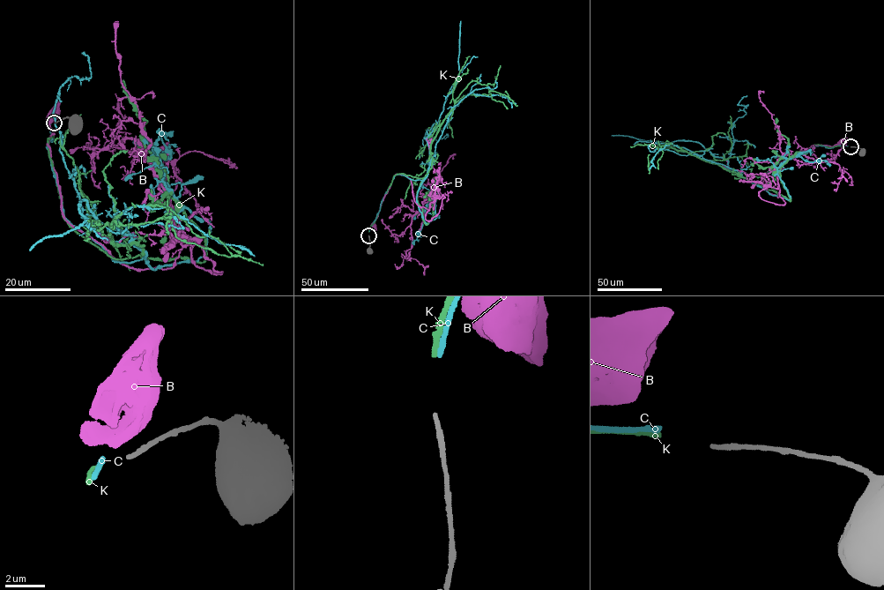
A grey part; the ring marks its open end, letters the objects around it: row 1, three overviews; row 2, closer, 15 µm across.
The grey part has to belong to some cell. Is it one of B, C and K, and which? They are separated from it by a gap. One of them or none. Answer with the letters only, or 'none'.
K

